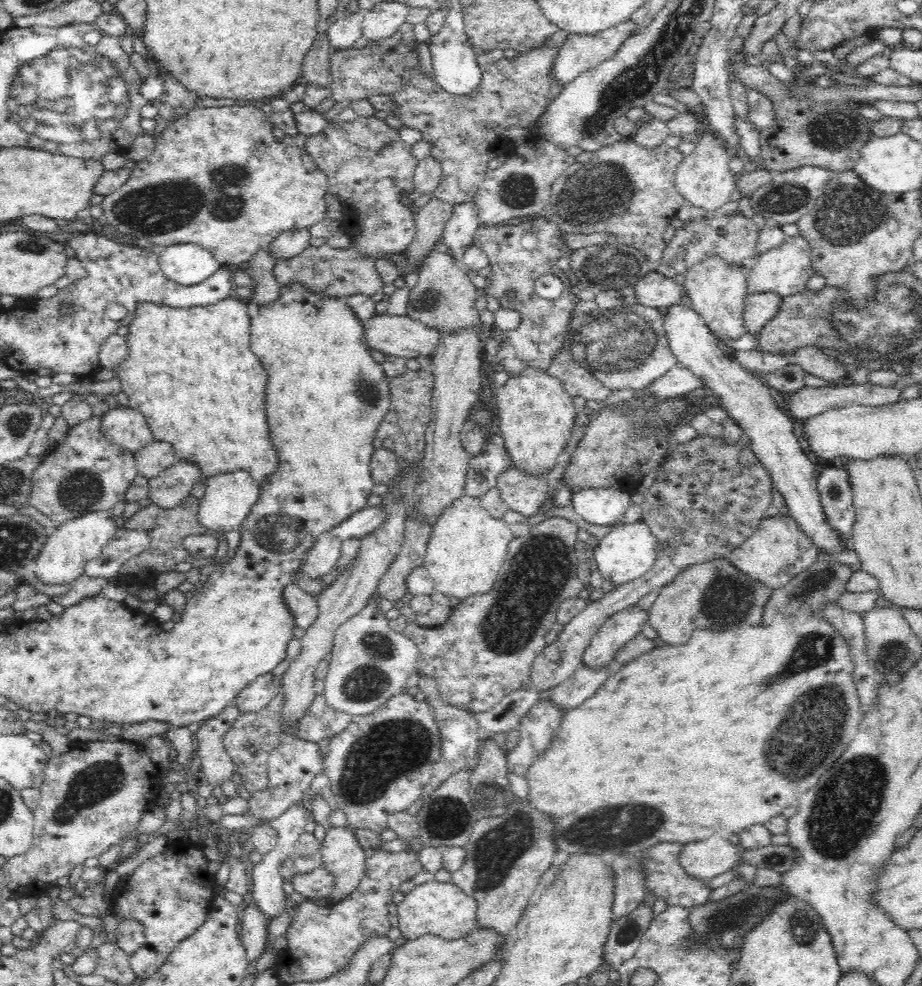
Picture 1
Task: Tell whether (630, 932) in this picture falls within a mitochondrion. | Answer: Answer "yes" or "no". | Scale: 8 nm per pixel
yes

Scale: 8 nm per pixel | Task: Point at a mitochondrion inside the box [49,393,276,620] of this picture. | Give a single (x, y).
(81, 488)

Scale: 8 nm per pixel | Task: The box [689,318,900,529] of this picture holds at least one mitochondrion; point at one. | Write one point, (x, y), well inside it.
(833, 493)

